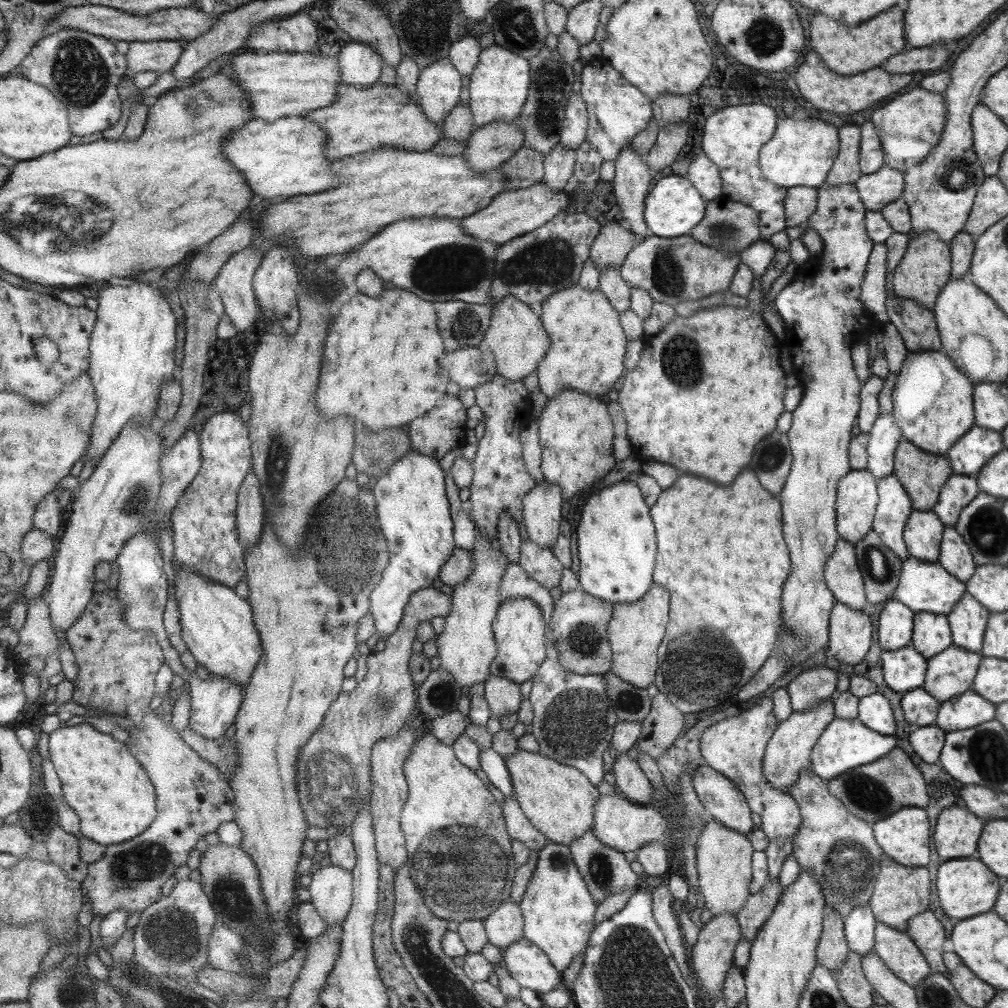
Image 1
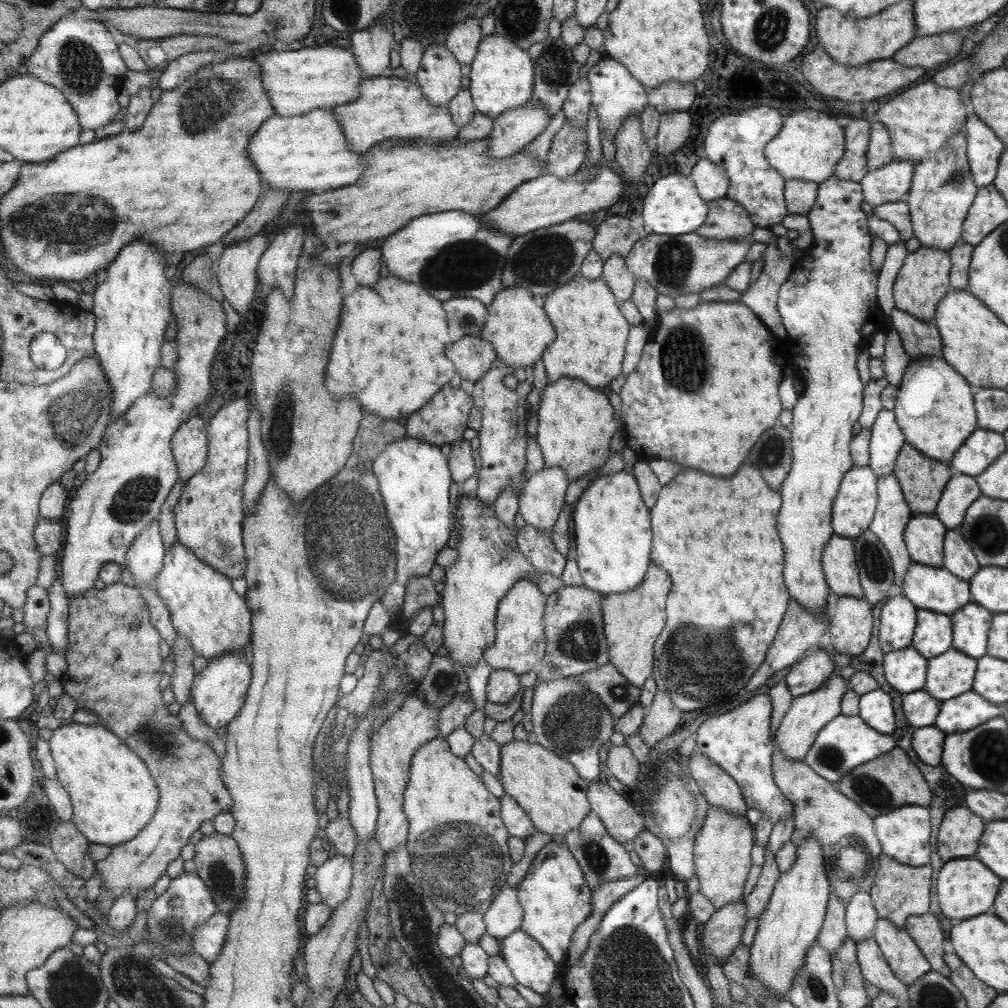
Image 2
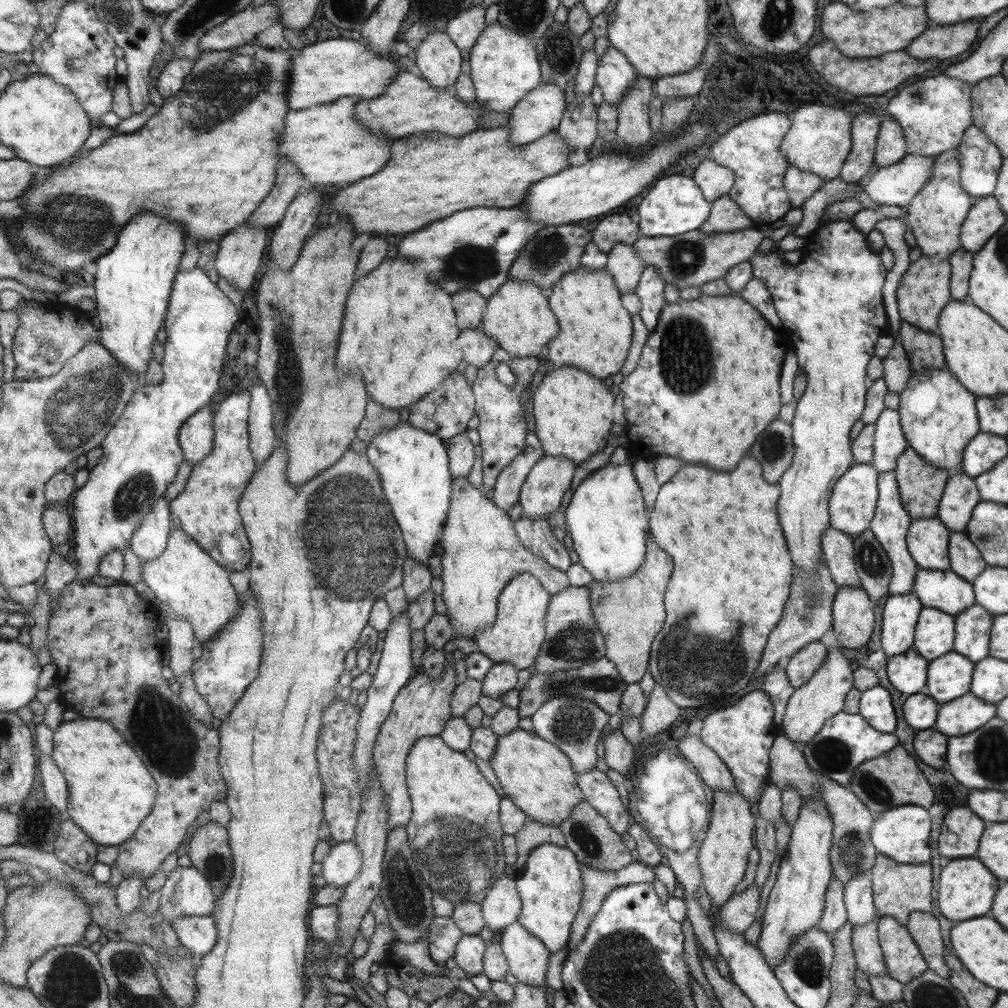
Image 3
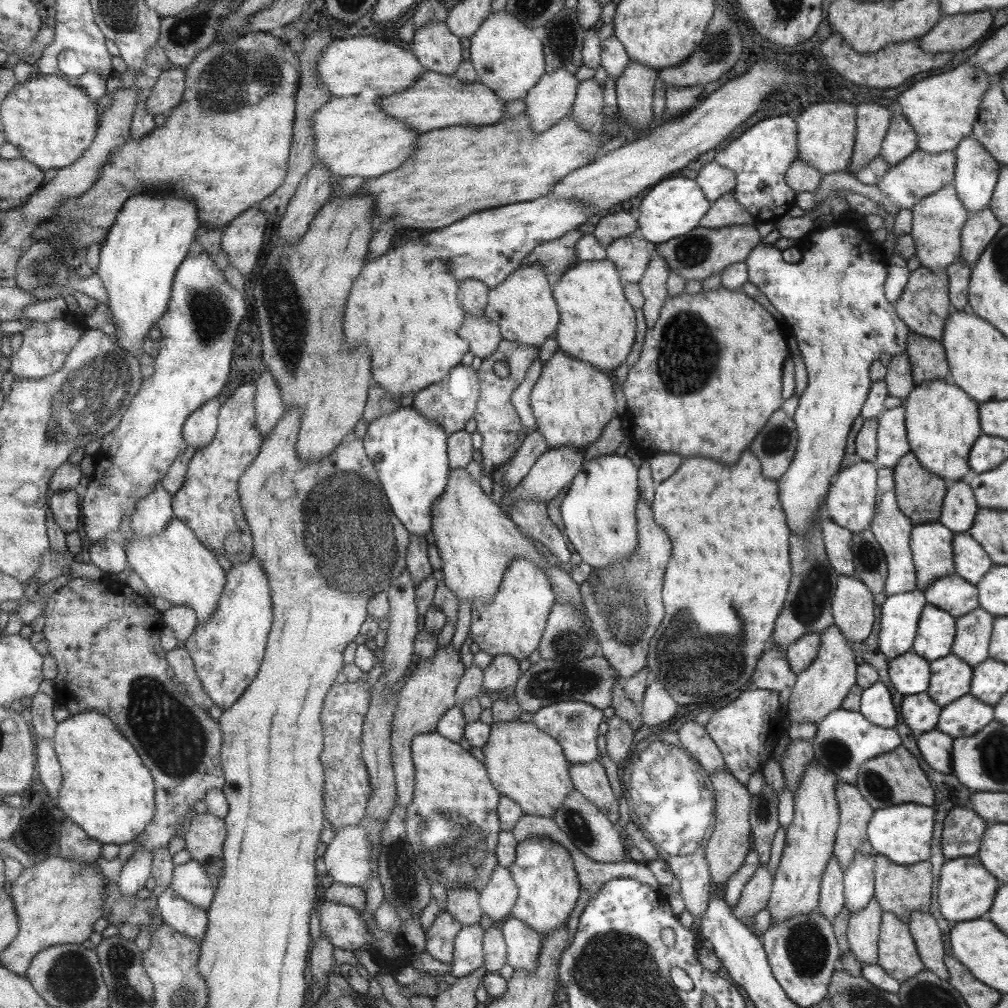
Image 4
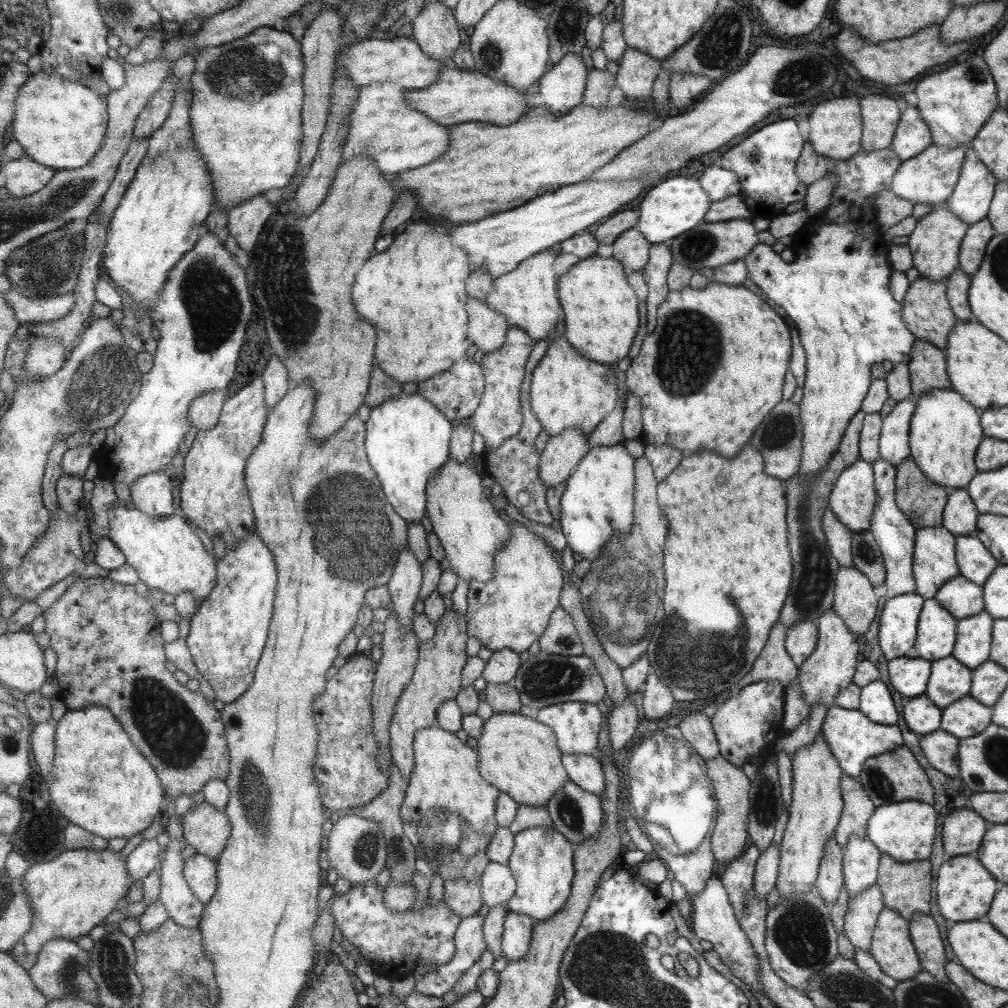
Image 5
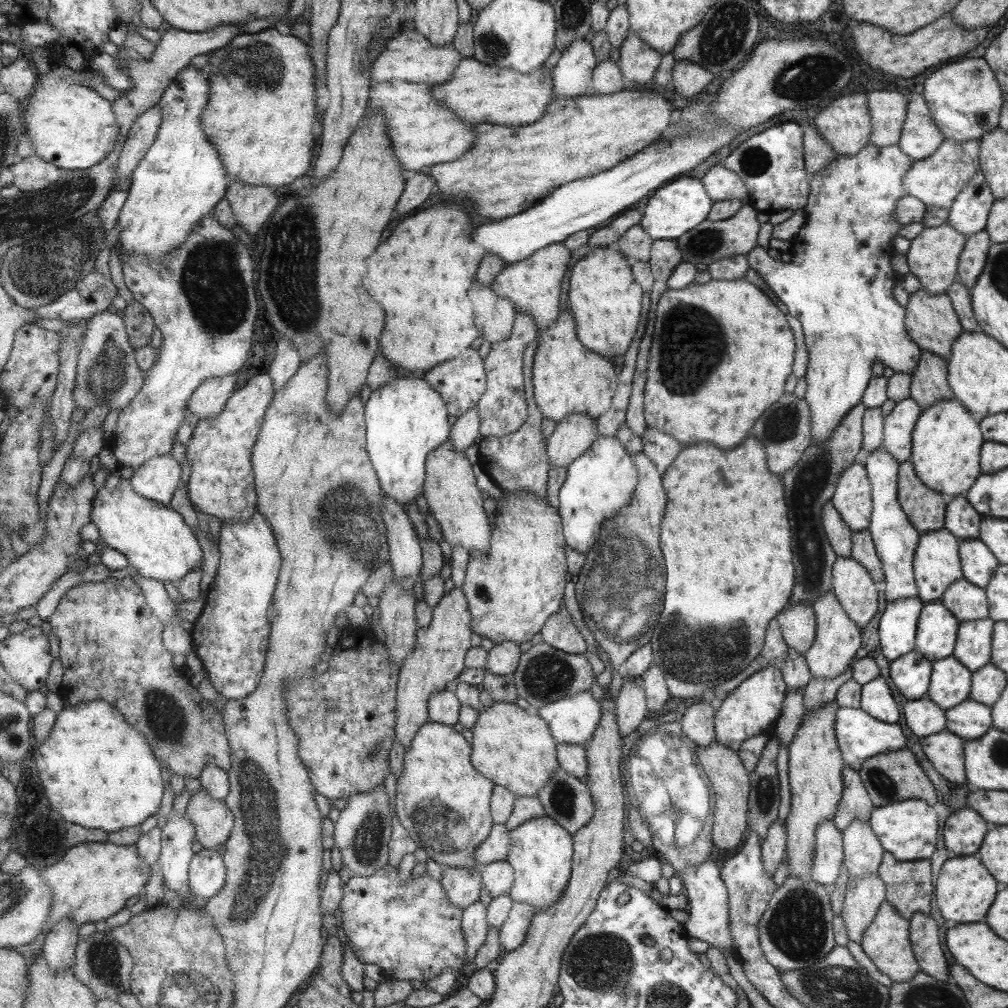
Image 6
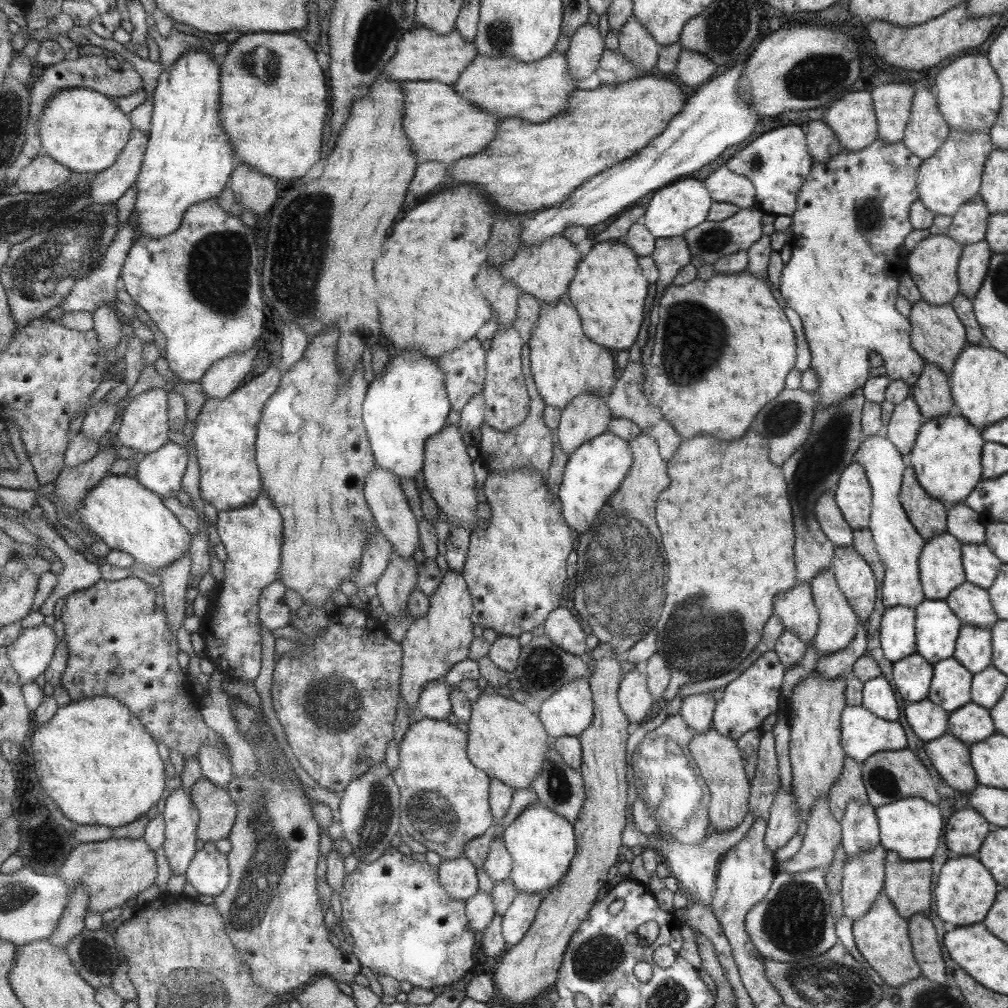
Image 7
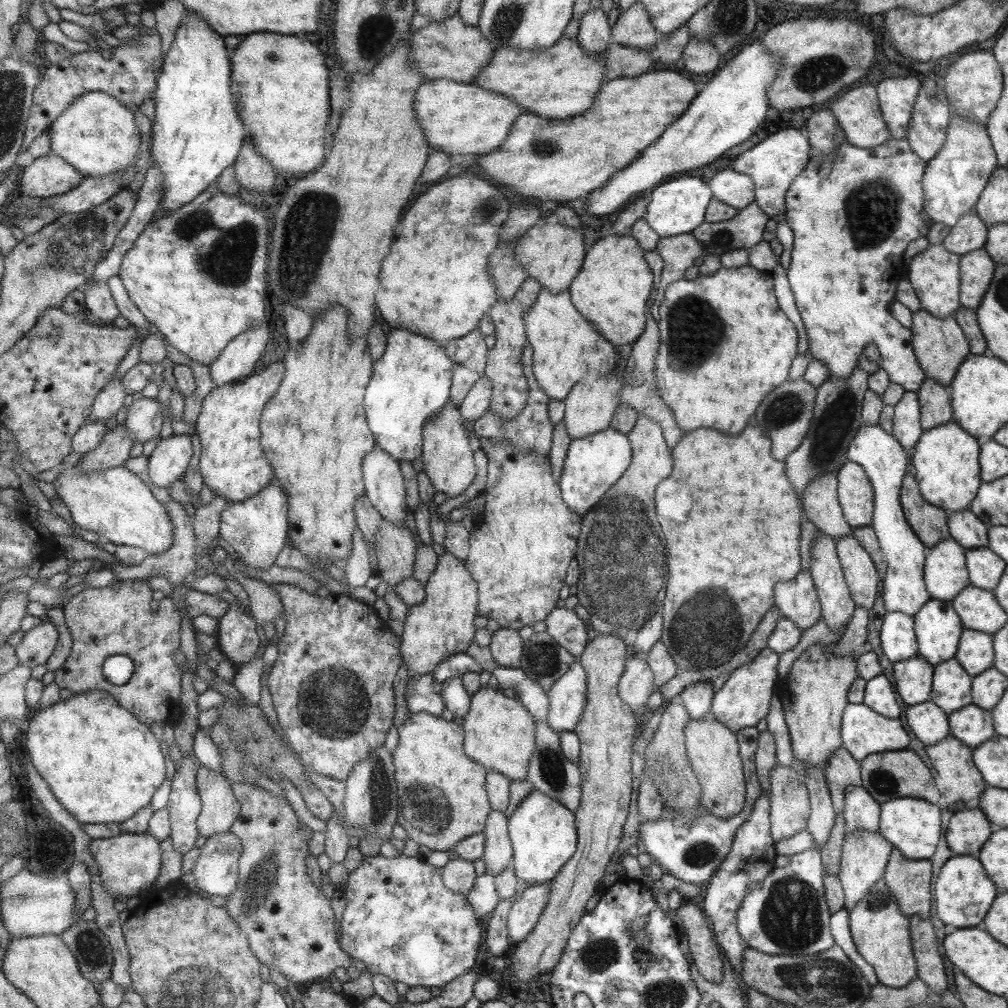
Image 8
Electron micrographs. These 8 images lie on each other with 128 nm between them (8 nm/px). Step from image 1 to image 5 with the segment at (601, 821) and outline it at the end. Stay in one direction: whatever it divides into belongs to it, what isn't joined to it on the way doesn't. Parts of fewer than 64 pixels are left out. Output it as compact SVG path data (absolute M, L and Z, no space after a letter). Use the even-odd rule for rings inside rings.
M561 754L561 759L570 781L600 798L605 790L602 765L588 754Z

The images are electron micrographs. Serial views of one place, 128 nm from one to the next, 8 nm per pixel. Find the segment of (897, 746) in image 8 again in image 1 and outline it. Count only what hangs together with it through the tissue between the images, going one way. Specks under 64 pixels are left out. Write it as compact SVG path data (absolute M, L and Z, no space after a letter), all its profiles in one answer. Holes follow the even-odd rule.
M834 718L826 730L822 732L818 742L814 744L814 748L810 752L810 770L827 782L851 768L855 768L855 766L862 767L881 759L882 756L896 747L895 742L897 742L896 737L883 736L882 733L873 732L857 718Z

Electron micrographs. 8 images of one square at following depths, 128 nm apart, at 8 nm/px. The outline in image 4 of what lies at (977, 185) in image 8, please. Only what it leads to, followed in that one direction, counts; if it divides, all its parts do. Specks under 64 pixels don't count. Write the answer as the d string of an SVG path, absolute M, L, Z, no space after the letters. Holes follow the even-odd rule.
M916 150L907 159L889 166L886 174L875 186L886 195L887 198L900 209L910 209L913 203L941 190L954 179L955 154L953 151L941 153L927 153Z

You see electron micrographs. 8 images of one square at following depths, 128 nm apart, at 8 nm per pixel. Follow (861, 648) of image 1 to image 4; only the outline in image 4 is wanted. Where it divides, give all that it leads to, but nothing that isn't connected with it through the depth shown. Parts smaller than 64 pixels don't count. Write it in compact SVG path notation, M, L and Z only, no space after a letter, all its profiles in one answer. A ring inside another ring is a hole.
M837 575L833 598L834 626L850 641L861 642L870 634L875 621L873 596L858 578Z

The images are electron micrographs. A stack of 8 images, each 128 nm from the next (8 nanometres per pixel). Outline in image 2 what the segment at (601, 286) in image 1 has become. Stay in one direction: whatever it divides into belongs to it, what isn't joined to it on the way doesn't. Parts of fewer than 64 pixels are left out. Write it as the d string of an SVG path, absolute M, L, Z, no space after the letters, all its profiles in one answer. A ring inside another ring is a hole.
M609 255L603 263L600 277L605 281L609 292L615 296L619 304L632 295L634 274L627 268L625 259L619 255Z

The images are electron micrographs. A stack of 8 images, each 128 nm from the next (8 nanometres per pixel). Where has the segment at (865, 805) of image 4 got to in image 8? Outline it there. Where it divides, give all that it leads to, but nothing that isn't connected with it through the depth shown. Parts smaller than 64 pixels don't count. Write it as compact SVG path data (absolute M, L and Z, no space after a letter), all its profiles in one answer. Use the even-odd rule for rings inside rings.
M841 746L830 756L824 768L824 779L834 812L841 813L844 809L847 786L859 786L862 783L860 761L856 761L850 752Z

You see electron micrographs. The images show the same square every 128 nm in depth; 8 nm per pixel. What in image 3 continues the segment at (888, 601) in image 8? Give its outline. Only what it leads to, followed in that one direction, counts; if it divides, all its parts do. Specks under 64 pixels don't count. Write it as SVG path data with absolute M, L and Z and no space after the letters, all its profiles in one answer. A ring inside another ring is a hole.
M877 471L877 480L875 486L878 489L878 498L875 500L874 519L871 520L868 530L874 534L875 540L886 552L886 556L890 560L892 567L892 575L890 578L889 594L900 595L901 593L909 593L914 588L914 576L918 571L913 558L910 556L909 550L906 548L906 533L910 529L910 523L913 518L907 515L905 508L901 506L898 492L898 482L894 471L882 472Z

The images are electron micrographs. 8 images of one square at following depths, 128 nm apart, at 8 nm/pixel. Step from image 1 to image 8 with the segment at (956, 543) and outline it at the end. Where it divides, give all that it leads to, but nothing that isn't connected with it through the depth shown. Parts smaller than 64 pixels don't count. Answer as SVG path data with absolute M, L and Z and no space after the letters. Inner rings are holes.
M967 549L966 569L969 573L970 584L975 588L992 591L998 586L999 579L1006 568L1006 562L991 552L990 549Z

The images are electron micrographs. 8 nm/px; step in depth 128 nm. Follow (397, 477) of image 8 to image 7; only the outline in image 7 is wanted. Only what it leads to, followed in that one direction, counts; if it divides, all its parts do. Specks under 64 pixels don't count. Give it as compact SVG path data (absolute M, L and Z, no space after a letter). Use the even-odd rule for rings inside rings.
M376 462L373 470L365 478L365 500L374 516L376 528L383 534L383 538L391 543L392 550L395 550L401 558L413 558L413 552L418 546L419 534L416 518L405 500L399 481L392 472L381 469Z

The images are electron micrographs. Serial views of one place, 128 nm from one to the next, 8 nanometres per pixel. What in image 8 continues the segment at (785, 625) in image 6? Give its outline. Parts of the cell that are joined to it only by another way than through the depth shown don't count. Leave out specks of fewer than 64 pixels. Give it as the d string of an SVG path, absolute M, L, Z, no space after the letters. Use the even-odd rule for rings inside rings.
M802 569L791 580L774 584L773 606L801 631L819 622L820 602L808 569Z

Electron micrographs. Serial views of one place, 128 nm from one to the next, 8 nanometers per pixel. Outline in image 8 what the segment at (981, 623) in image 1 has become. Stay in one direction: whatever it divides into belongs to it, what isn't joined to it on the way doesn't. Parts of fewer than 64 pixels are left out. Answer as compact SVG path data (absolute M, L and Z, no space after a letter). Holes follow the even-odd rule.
M965 628L962 639L959 640L958 654L955 660L973 678L980 672L986 671L993 660L991 635L971 631Z

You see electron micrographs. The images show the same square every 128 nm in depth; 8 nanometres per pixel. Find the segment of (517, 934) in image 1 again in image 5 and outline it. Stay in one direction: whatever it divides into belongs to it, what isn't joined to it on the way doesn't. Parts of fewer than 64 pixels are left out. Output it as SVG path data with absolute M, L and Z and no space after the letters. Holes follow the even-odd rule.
M489 862L481 878L481 900L489 908L505 905L516 889L516 882L507 865Z

